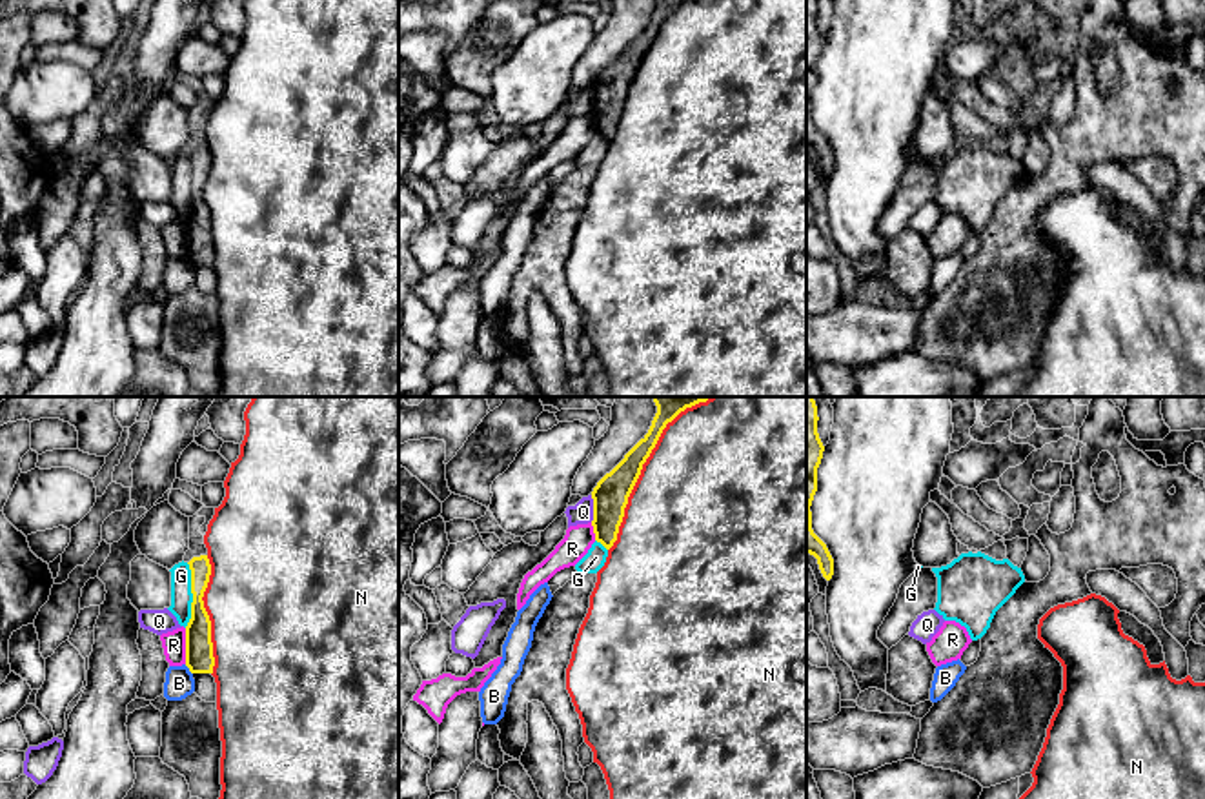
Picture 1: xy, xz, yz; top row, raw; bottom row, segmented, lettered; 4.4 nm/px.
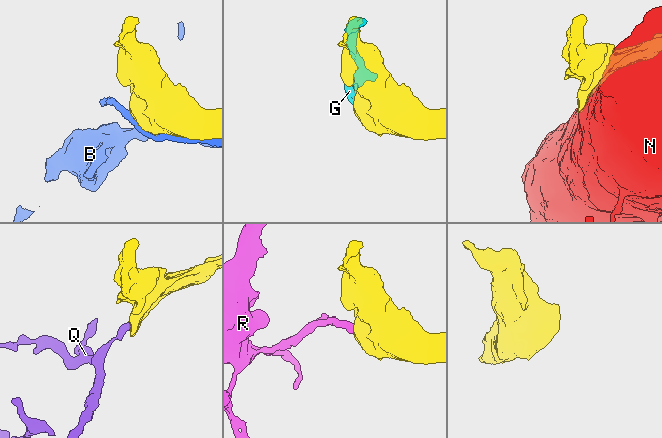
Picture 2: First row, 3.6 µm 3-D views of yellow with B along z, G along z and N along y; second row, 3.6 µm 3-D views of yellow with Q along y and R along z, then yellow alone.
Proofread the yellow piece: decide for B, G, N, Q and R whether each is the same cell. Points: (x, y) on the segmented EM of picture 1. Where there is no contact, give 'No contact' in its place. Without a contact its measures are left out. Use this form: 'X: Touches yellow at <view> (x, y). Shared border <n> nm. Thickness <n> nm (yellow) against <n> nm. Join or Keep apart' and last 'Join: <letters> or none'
B: Touches yellow at xy (190, 670). Shared border 60 nm. Thickness 130 nm (yellow) against 130 nm. Keep apart
G: Touches yellow at xy (193, 596). Shared border 280 nm. Thickness 130 nm (yellow) against 100 nm. Keep apart
N: Touches yellow at xz (643, 463). Shared border 800 nm. Thickness 160 nm (yellow) against 480 nm. Keep apart
Q: Touches yellow at xz (594, 508). Shared border 120 nm. Thickness 160 nm (yellow) against 100 nm. Keep apart
R: Touches yellow at xy (186, 647). Shared border 160 nm. Thickness 130 nm (yellow) against 110 nm. Keep apart
Join: none

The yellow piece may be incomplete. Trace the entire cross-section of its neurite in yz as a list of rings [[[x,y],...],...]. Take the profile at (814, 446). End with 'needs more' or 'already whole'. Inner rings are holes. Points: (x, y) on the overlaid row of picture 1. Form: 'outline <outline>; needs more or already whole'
outline [[[806,397],[806,553],[817,559],[819,570],[826,581],[834,575],[834,559],[826,544],[812,530],[812,501],[817,491],[817,468],[825,446],[817,433],[817,406],[814,397]]]; already whole

